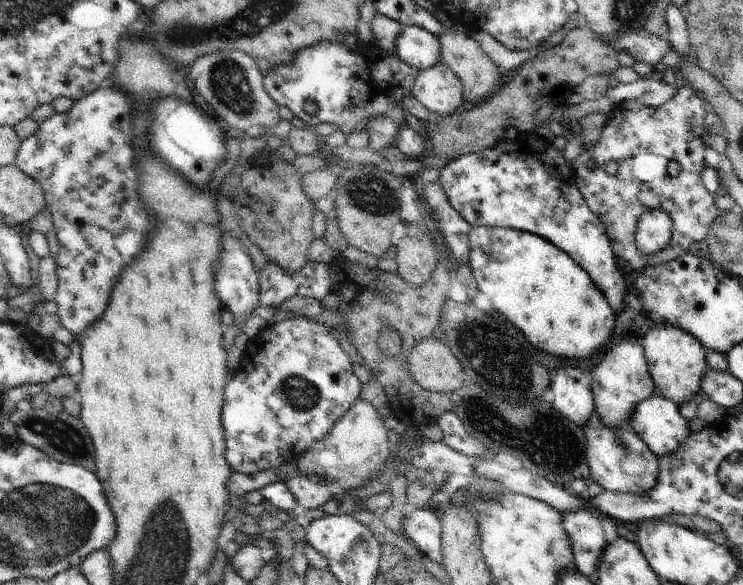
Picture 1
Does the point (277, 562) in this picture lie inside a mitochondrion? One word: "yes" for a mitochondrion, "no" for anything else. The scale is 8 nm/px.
no

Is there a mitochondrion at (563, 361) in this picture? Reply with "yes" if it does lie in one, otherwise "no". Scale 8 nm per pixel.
no

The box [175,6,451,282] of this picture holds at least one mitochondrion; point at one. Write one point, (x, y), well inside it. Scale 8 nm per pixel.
(229, 84)

